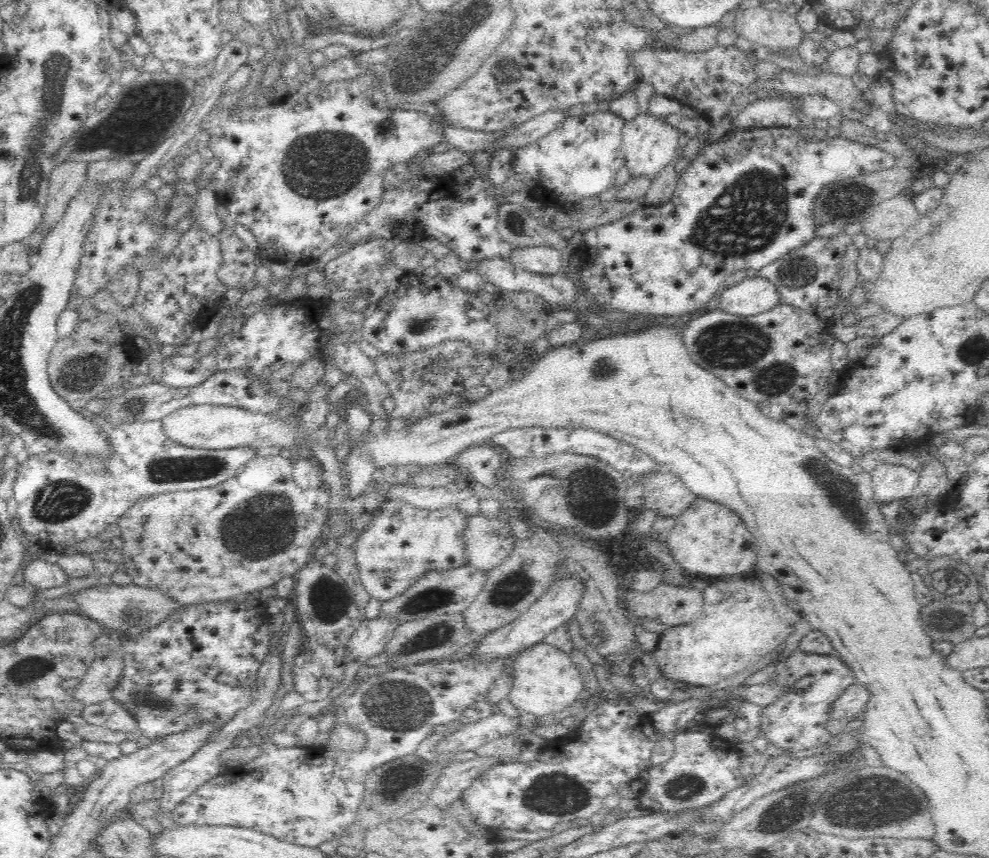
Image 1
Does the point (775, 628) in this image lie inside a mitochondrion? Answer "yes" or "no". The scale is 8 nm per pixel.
no

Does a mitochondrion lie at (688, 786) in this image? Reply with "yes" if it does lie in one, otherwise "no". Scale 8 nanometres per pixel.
yes

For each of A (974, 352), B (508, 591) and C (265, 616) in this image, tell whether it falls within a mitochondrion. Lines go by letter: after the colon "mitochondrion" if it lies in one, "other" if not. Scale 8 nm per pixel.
A: mitochondrion
B: mitochondrion
C: other

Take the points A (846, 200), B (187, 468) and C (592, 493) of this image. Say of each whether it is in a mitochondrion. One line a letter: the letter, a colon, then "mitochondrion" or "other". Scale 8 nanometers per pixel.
A: mitochondrion
B: mitochondrion
C: mitochondrion

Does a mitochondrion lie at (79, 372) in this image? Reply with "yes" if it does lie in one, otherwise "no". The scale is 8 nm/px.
yes

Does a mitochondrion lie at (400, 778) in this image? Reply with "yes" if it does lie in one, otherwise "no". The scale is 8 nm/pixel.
yes

